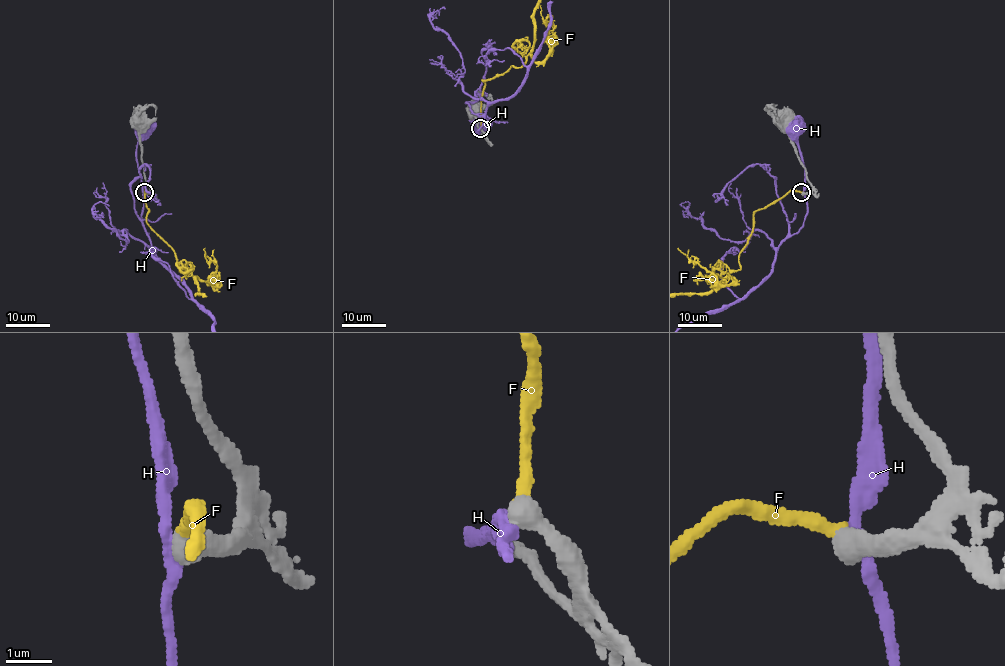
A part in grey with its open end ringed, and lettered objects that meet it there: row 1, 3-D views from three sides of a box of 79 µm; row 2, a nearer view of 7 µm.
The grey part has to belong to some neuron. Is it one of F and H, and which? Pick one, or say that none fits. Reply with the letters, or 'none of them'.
F

